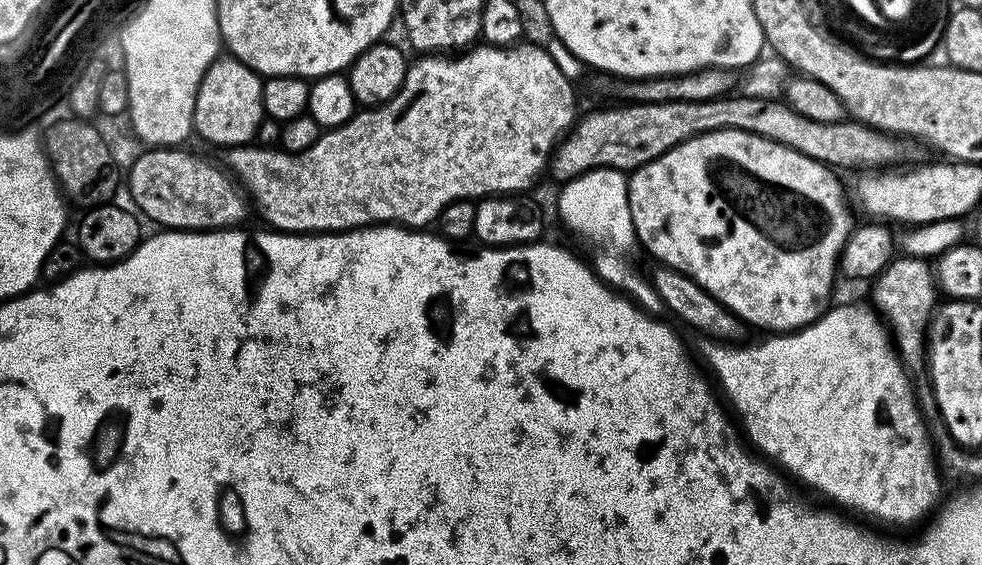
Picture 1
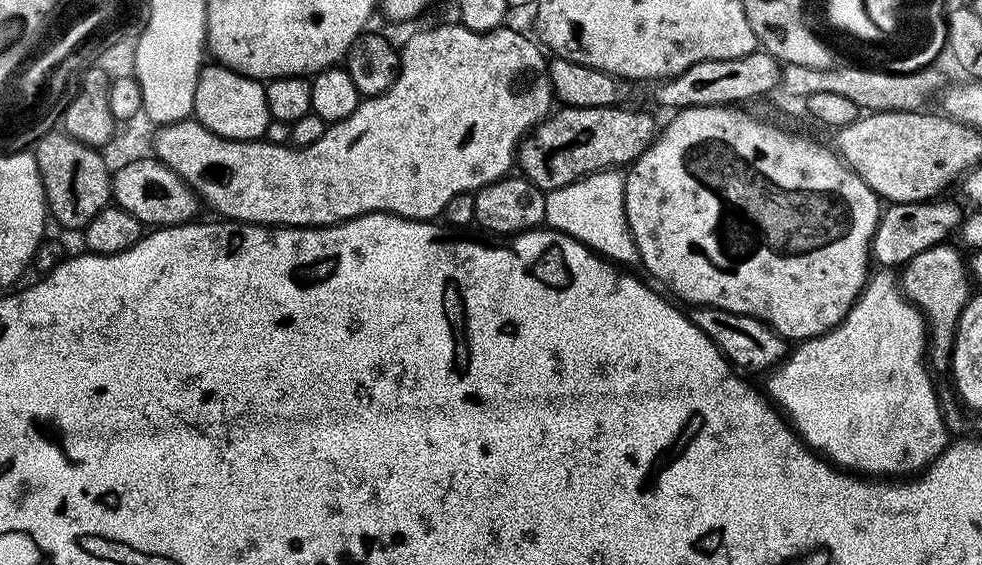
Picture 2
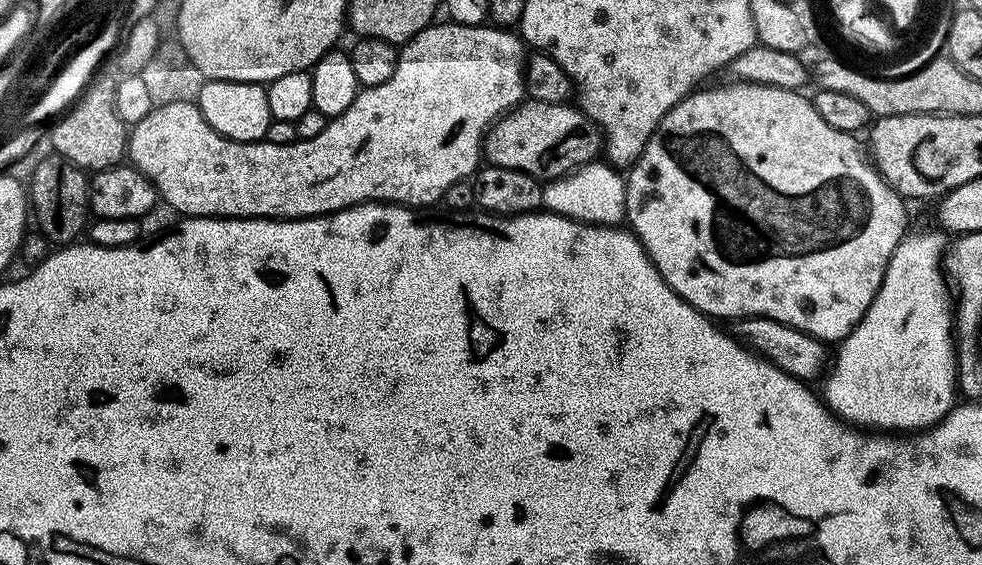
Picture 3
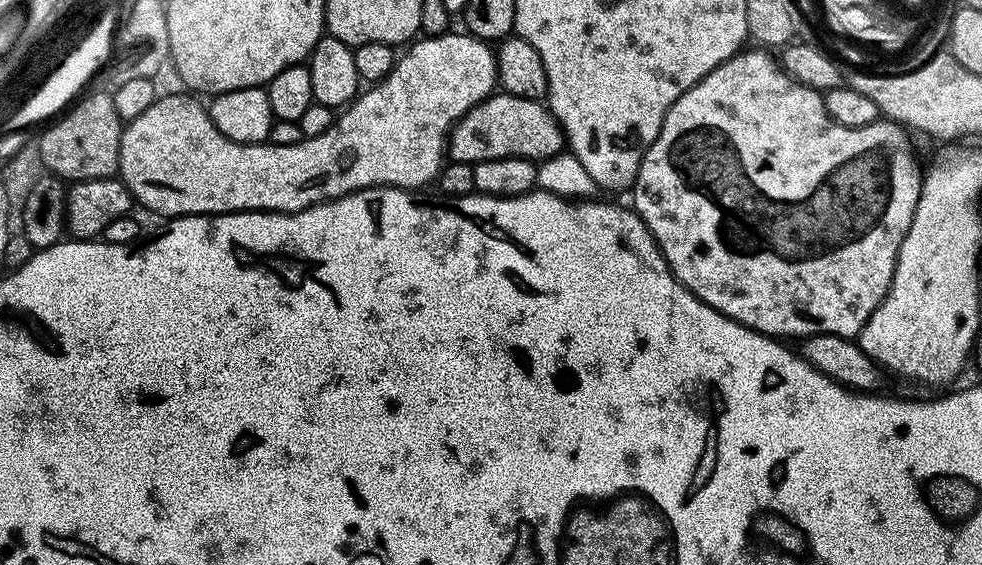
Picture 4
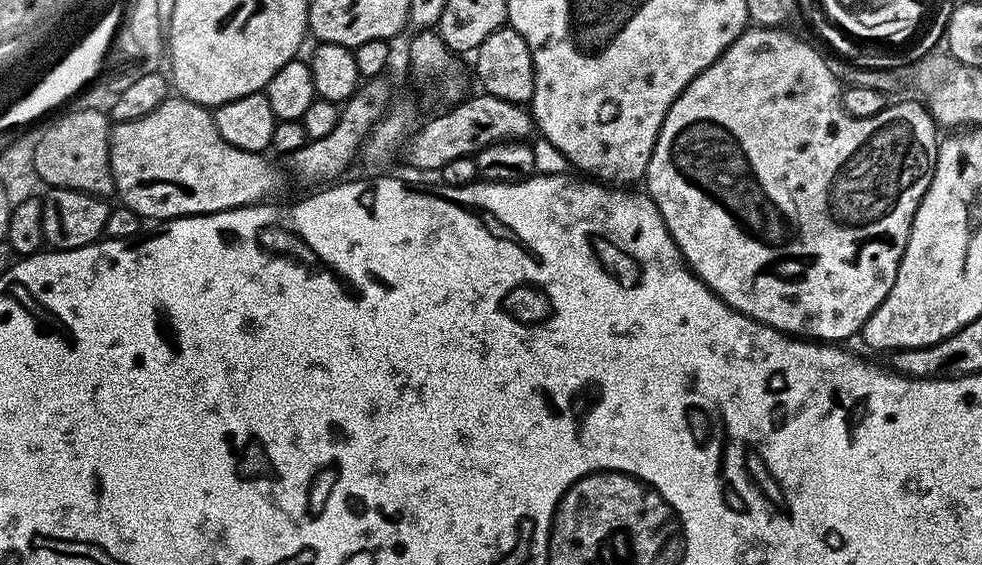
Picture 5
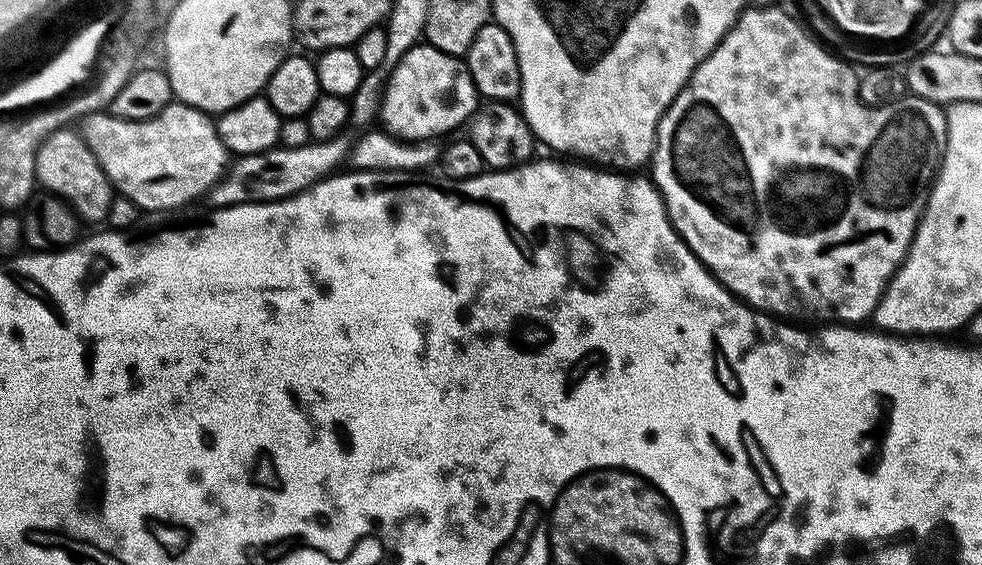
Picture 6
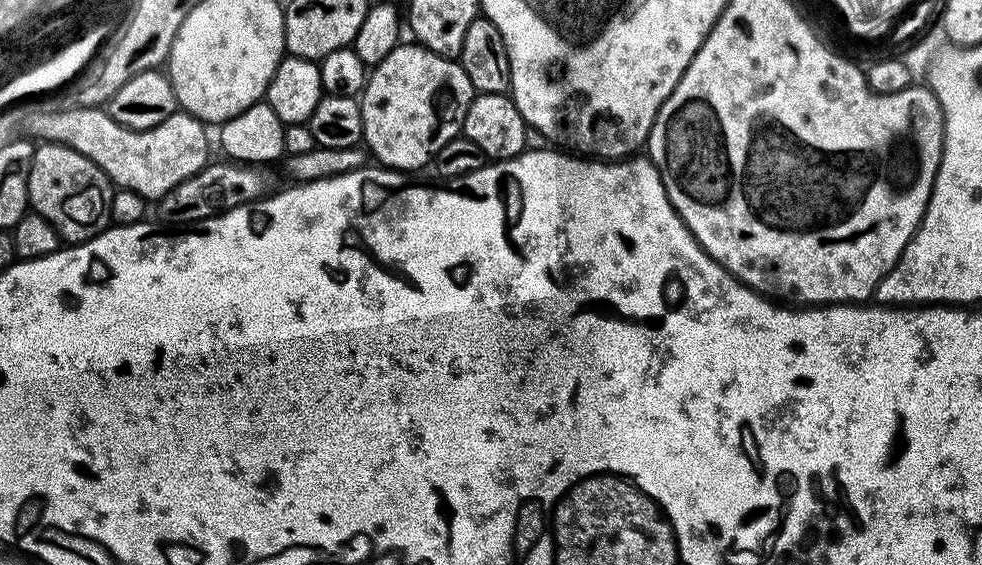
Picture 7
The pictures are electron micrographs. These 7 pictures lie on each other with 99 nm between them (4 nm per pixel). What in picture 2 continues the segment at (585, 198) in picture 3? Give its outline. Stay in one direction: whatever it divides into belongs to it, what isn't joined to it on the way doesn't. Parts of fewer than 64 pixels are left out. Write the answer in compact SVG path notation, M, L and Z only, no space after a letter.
M605 170L577 180L546 194L545 223L553 231L582 241L588 248L615 263L640 264L640 252L629 230L625 212L624 176L618 170Z

